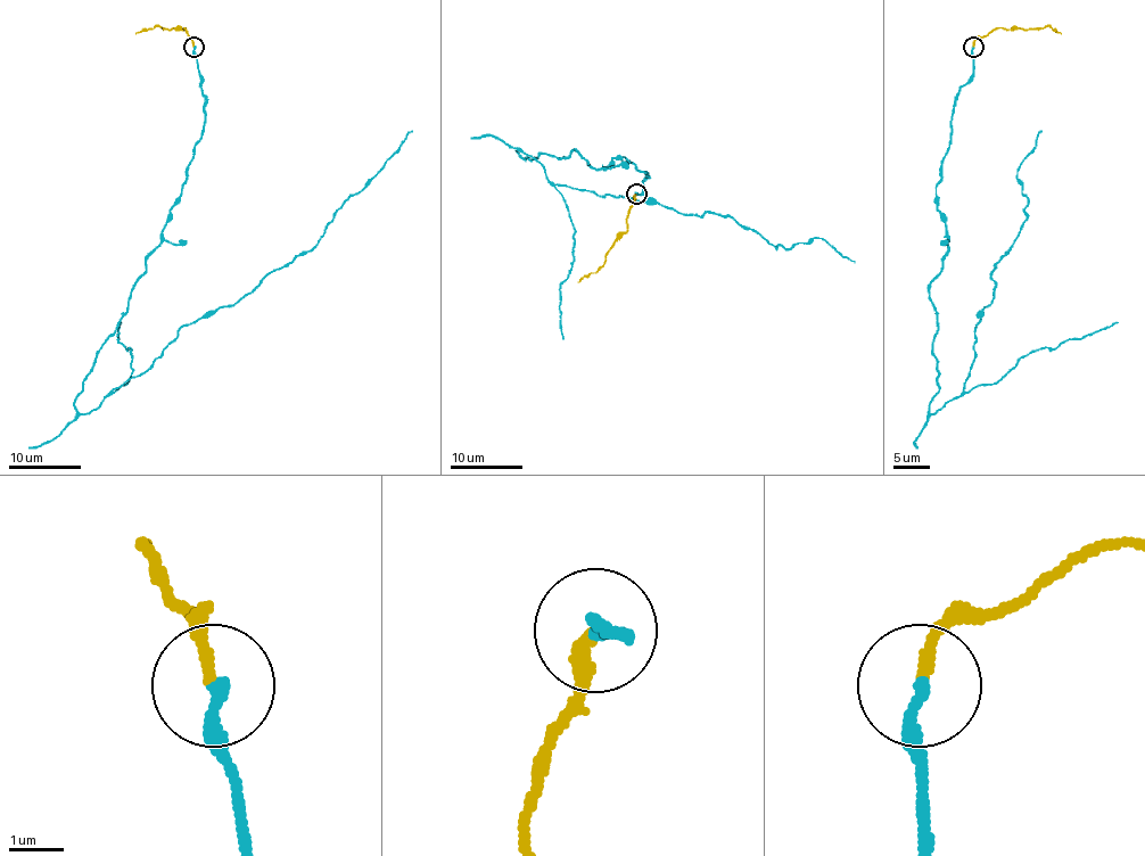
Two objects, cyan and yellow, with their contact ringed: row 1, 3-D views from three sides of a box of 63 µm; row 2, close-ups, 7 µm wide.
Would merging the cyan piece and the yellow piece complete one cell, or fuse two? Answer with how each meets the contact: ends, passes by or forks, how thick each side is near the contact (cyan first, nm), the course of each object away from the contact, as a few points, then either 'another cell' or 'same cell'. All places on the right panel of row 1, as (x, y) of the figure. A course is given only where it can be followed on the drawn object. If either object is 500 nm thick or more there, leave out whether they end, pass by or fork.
cyan ends; yellow ends; calibres 240 and 190 nm; course cyan (972, 47), (936, 187), (931, 413), (963, 392), (1041, 130); course yellow (972, 44), (978, 38), (996, 29), (1051, 26), (1061, 34); another cell

